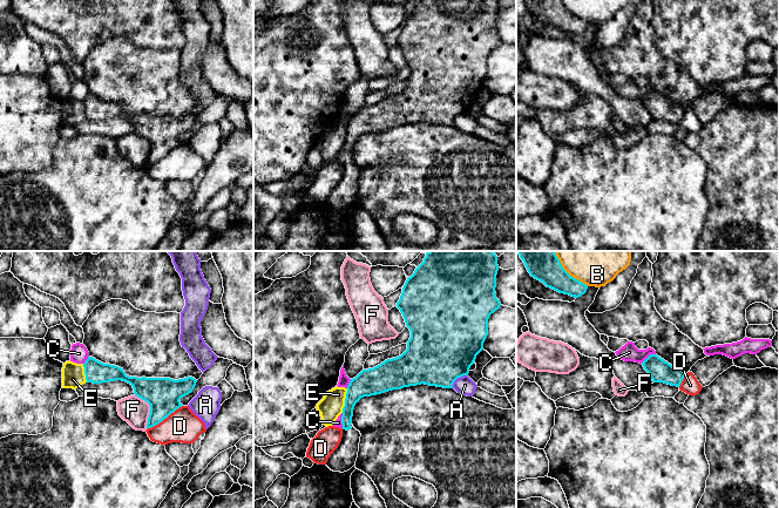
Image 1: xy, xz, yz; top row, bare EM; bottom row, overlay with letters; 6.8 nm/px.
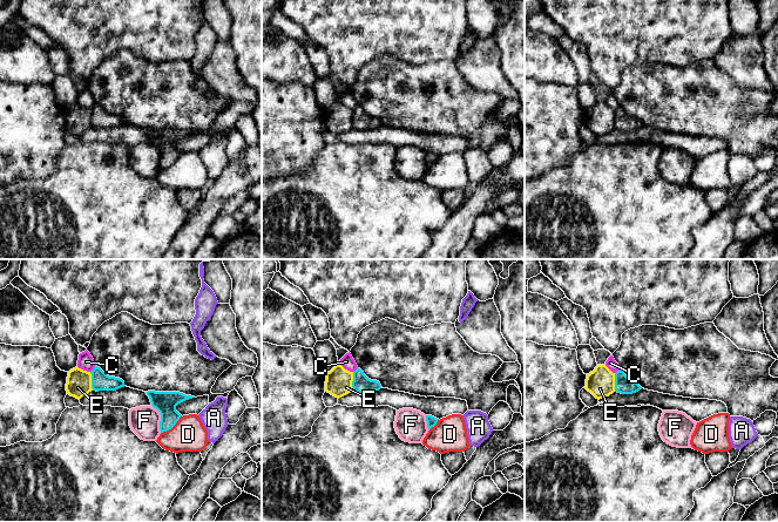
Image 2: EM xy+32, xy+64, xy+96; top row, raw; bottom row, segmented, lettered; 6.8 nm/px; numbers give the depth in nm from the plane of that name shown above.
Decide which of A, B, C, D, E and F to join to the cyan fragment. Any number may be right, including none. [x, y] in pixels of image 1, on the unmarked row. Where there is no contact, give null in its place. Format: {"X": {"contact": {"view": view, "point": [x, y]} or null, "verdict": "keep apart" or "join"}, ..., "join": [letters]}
{"A": {"contact": {"view": "xz", "point": [458, 114]}, "verdict": "keep apart"}, "B": {"contact": {"view": "yz", "point": [573, 14]}, "verdict": "keep apart"}, "C": {"contact": {"view": "yz", "point": [648, 94]}, "verdict": "keep apart"}, "D": {"contact": {"view": "xy", "point": [164, 155]}, "verdict": "keep apart"}, "E": {"contact": {"view": "xz", "point": [345, 137]}, "verdict": "keep apart"}, "F": {"contact": {"view": "xy", "point": [150, 147]}, "verdict": "keep apart"}, "join": []}

